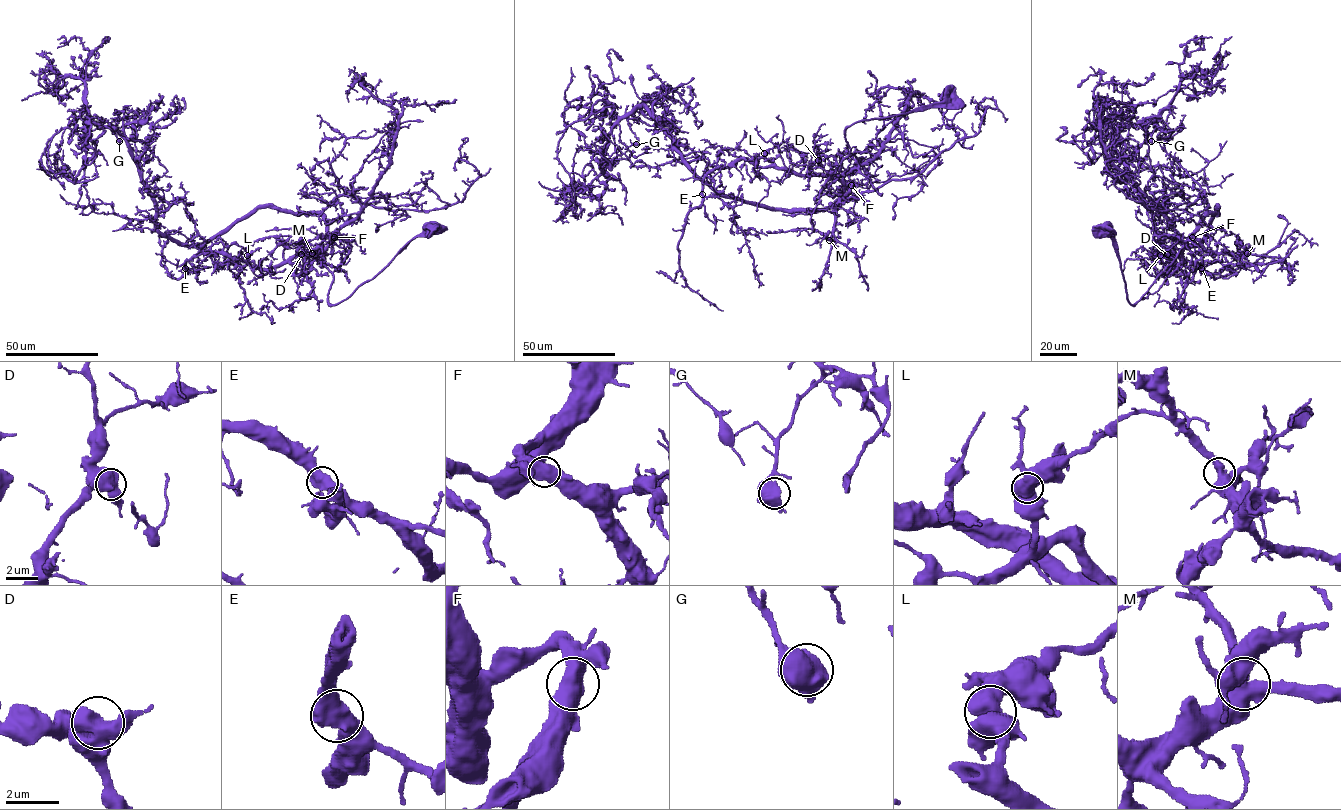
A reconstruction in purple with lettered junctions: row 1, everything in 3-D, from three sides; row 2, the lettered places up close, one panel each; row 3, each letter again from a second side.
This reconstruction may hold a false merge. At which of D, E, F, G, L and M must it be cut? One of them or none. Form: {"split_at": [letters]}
{"split_at": []}

